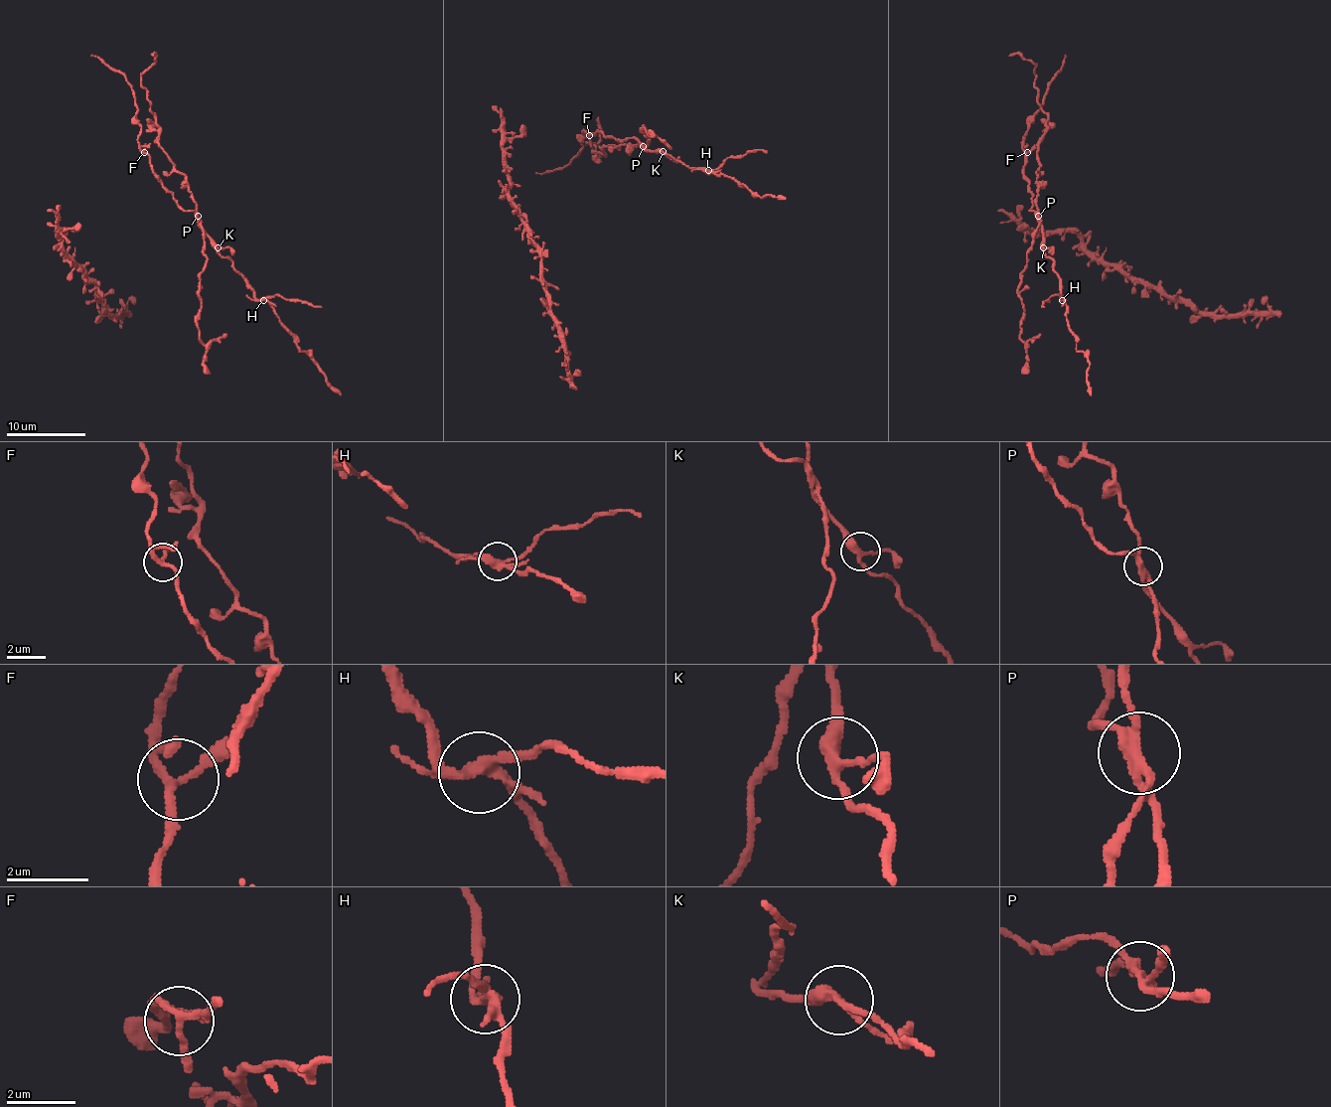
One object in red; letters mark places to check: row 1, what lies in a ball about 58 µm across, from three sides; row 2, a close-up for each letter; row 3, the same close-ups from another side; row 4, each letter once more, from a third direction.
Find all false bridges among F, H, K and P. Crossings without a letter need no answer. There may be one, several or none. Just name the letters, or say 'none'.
H, P

